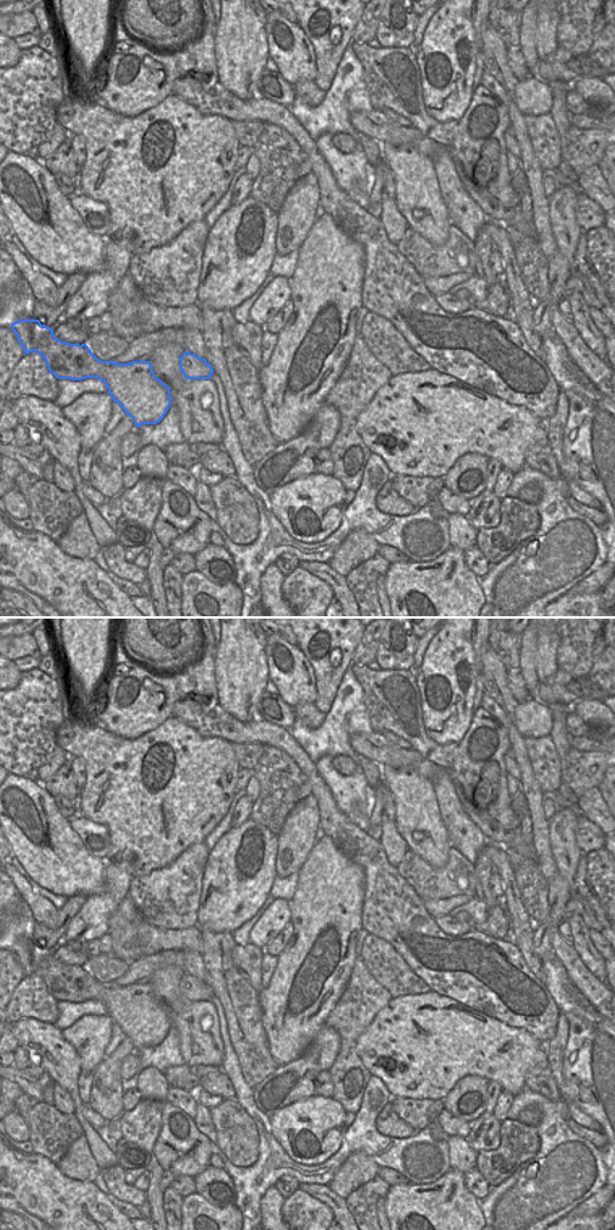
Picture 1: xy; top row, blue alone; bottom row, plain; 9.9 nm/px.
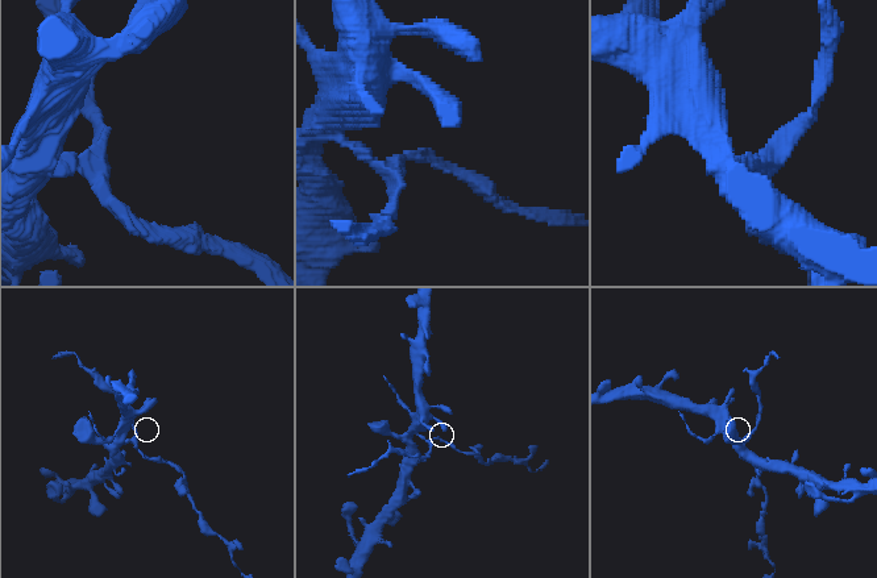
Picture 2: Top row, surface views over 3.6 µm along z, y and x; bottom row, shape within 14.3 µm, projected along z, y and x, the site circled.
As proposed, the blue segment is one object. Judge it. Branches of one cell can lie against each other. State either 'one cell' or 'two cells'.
two cells

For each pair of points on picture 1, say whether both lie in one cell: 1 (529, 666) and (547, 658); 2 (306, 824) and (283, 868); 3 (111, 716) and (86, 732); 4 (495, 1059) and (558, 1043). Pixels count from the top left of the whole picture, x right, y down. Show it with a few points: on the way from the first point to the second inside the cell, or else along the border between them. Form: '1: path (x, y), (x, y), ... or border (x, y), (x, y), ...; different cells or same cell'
1: border (536, 633), (536, 677), (540, 681); different cells
2: path (298, 835), (291, 857); same cell
3: border (94, 721), (123, 738); different cells
4: border (545, 1044), (547, 1056); different cells

